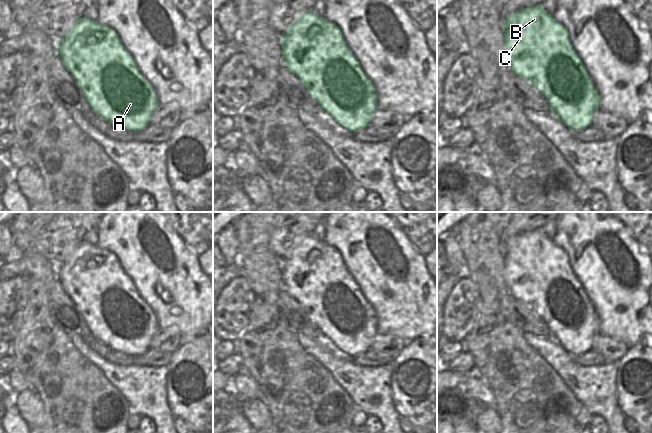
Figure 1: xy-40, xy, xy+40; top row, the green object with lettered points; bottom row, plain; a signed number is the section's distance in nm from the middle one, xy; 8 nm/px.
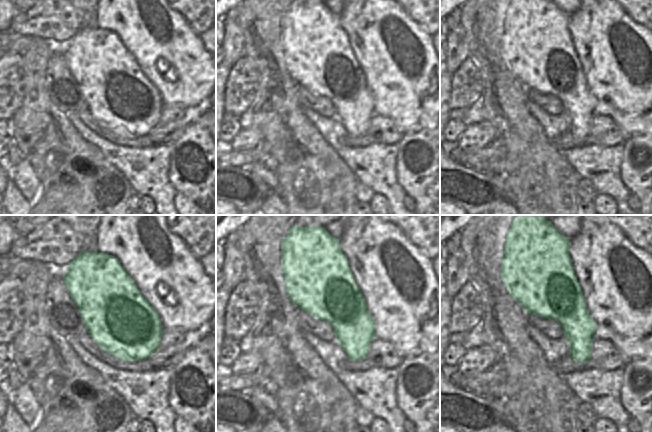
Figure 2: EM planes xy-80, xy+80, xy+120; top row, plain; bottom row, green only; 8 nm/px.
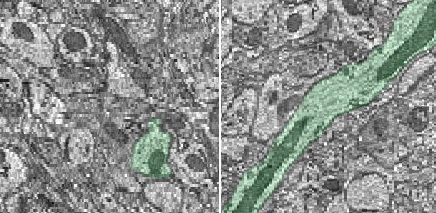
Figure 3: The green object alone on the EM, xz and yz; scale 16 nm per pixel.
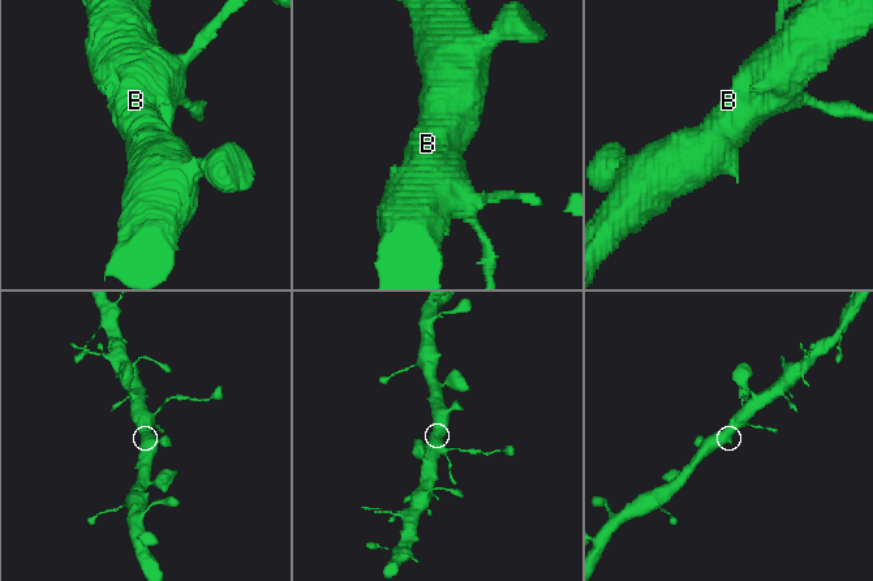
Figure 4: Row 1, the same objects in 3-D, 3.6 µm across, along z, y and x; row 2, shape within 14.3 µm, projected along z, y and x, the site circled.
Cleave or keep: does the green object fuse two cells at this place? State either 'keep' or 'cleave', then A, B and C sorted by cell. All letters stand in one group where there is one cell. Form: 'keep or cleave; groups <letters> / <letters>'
keep; groups A B C

